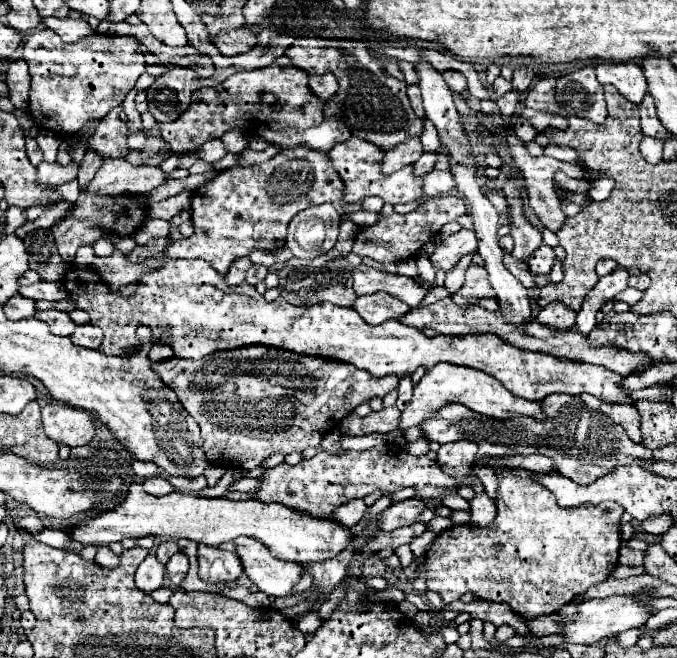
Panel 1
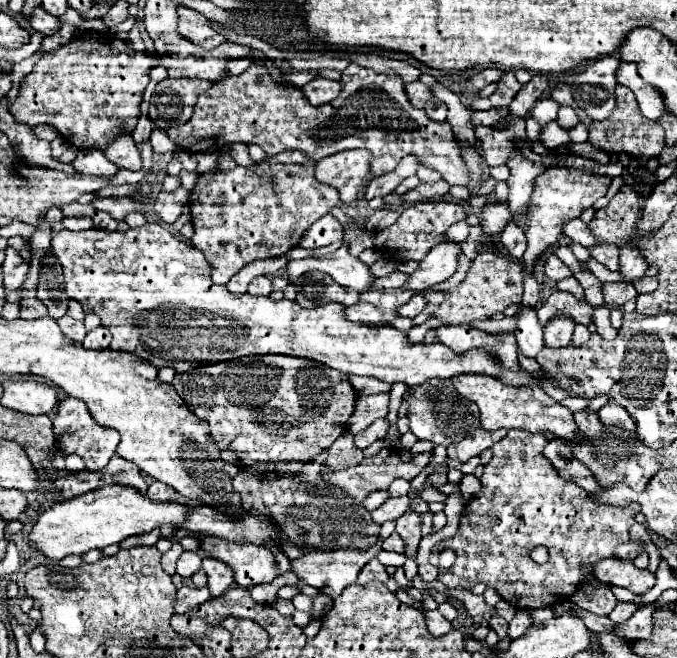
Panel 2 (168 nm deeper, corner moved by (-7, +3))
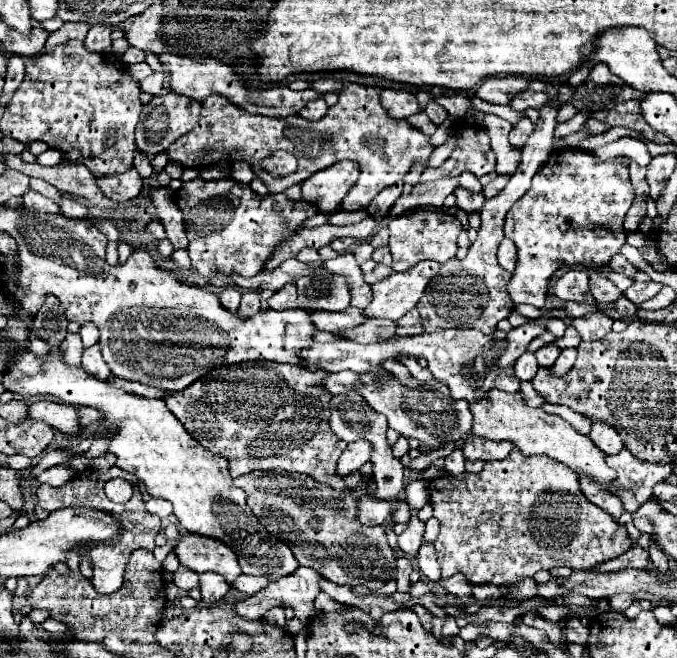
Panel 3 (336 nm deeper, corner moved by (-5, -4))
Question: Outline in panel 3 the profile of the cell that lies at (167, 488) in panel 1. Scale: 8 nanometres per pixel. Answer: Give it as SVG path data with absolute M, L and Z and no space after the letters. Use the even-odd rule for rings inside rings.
M150 498L146 502L146 510L152 512L152 514L156 514L156 516L160 516L160 518L166 518L166 516L172 514L172 504L166 502L166 500L162 500L162 498Z

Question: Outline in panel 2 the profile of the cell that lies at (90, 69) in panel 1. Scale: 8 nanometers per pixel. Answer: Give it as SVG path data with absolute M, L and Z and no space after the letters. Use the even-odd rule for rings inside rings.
M83 33L59 47L65 49L44 52L10 107L14 119L30 127L48 123L78 149L104 149L122 131L132 131L140 115L142 93L150 81L152 59L113 36Z

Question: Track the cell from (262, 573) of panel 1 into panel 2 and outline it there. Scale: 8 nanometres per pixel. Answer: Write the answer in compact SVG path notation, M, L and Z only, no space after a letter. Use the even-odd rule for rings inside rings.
M202 537L204 555L216 557L234 569L234 579L242 587L272 583L278 577L278 563L264 545L222 541L218 537Z

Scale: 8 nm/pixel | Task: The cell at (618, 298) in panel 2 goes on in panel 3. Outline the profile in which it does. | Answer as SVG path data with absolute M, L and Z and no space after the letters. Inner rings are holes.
M588 272L588 274L590 274L590 292L596 304L612 304L622 296L622 292L602 272Z

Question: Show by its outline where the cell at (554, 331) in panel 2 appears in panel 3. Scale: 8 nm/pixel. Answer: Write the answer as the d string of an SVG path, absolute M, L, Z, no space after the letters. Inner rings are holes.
M548 344L548 346L534 352L534 356L538 360L538 366L542 366L542 368L550 368L554 364L554 360L558 358L558 354L560 354L560 350L554 344Z

